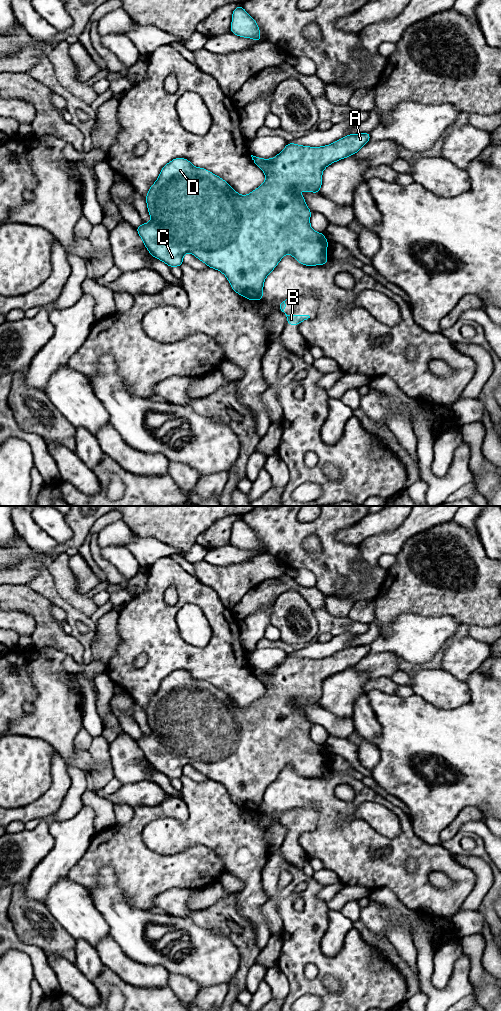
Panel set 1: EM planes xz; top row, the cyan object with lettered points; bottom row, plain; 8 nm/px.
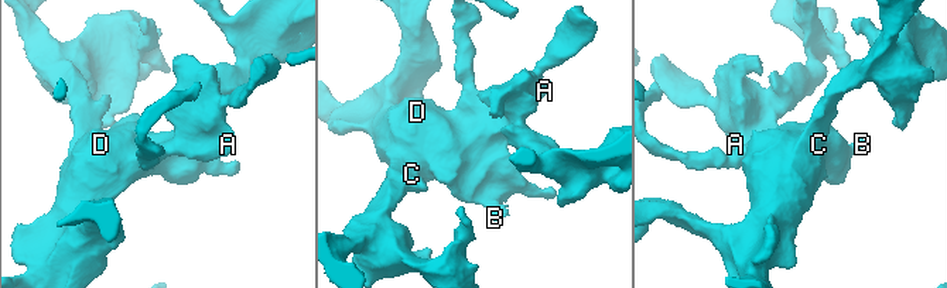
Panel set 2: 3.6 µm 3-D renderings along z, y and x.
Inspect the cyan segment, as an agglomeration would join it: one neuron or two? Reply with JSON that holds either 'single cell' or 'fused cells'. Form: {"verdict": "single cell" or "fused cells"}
{"verdict": "single cell"}

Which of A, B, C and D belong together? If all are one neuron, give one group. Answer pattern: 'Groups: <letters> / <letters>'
Groups: A B C D

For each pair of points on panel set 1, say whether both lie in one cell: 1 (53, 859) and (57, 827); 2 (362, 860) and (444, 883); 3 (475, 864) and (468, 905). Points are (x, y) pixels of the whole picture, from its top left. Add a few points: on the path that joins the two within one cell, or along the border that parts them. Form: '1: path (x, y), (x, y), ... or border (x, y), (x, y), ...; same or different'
1: path (60, 851), (60, 835); same
2: border (428, 876), (428, 880), (434, 886), (451, 887); different
3: path (481, 874), (481, 890), (478, 895); same

